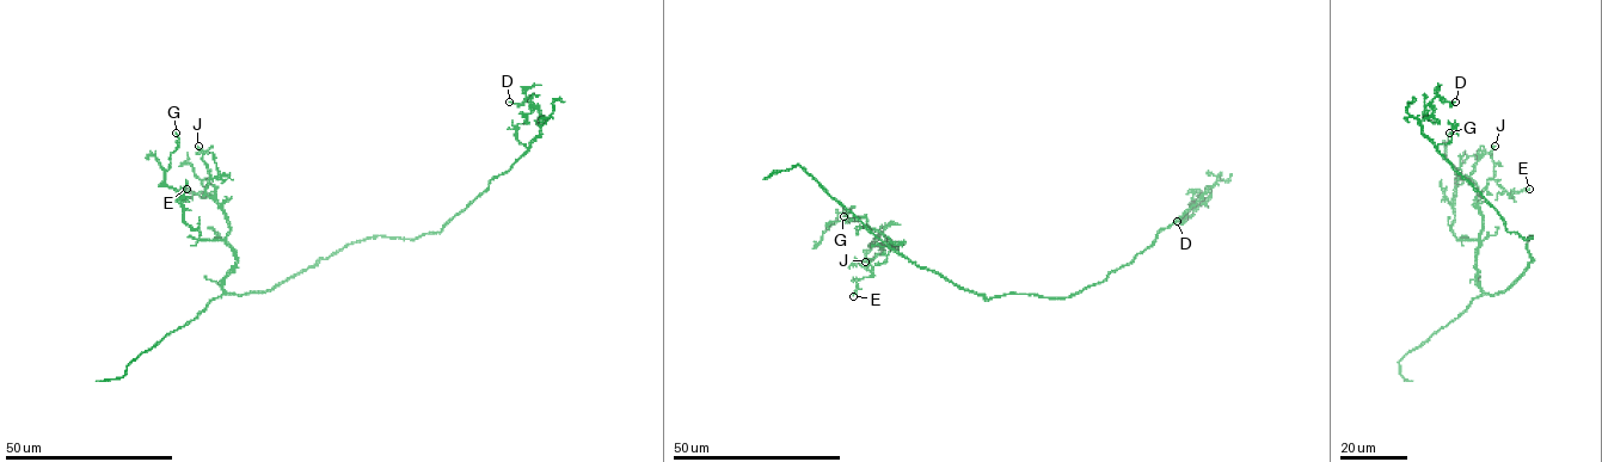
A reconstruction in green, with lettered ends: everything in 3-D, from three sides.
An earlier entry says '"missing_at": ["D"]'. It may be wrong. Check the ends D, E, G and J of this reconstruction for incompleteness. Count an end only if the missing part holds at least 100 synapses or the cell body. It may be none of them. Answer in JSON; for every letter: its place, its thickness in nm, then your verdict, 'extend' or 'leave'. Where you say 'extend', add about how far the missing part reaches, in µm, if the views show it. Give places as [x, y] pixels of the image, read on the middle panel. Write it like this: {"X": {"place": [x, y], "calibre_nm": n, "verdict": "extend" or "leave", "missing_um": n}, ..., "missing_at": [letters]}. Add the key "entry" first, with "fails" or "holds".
{"entry": "fails", "D": {"place": [1177, 221], "calibre_nm": 150, "verdict": "leave"}, "E": {"place": [853, 296], "calibre_nm": 110, "verdict": "leave"}, "G": {"place": [844, 216], "calibre_nm": 90, "verdict": "leave"}, "J": {"place": [865, 262], "calibre_nm": 220, "verdict": "leave"}, "missing_at": []}

